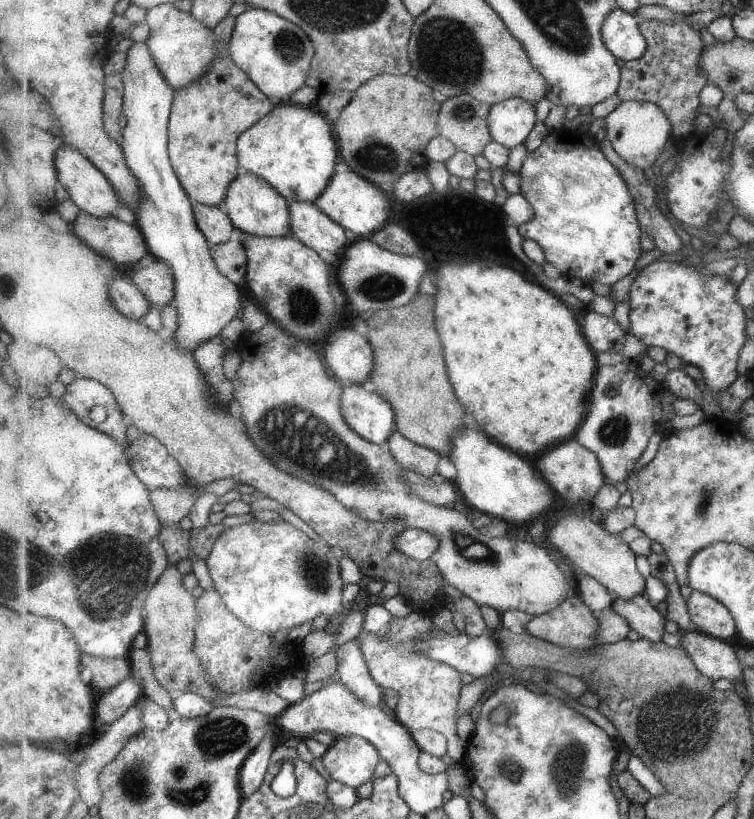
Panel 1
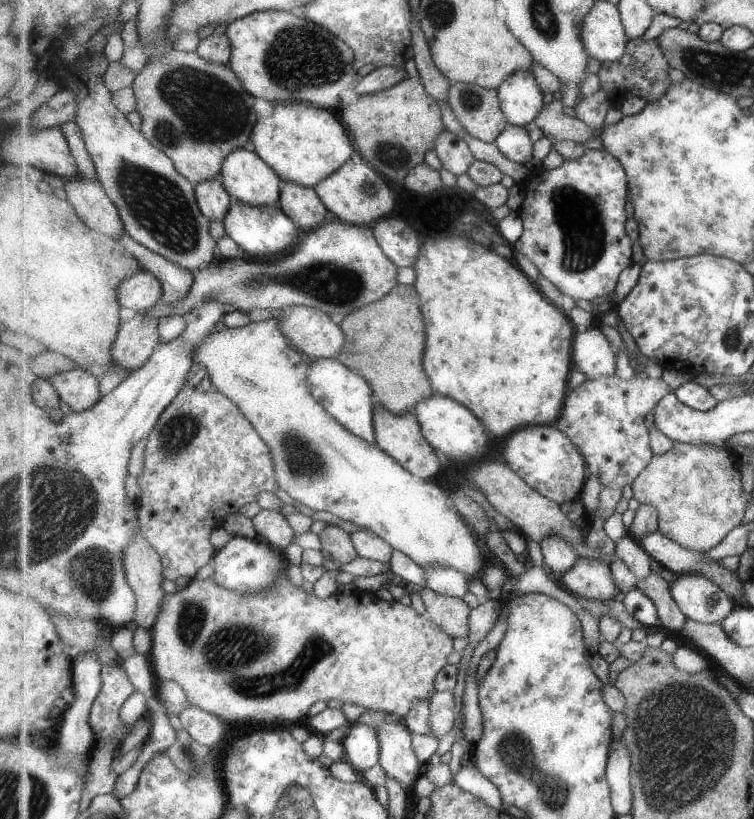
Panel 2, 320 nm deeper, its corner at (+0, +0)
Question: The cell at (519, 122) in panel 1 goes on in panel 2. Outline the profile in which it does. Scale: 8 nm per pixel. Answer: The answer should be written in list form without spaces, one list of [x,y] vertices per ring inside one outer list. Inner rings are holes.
[[[531,70],[514,72],[498,88],[503,112],[511,125],[531,127],[545,106],[543,94]]]

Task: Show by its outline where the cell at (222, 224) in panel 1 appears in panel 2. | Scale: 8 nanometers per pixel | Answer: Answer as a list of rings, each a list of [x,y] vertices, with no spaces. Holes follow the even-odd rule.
[[[215,176],[209,180],[198,182],[196,184],[196,197],[200,209],[203,214],[207,215],[207,218],[224,222],[224,218],[230,211],[233,198],[222,183],[221,177]]]

